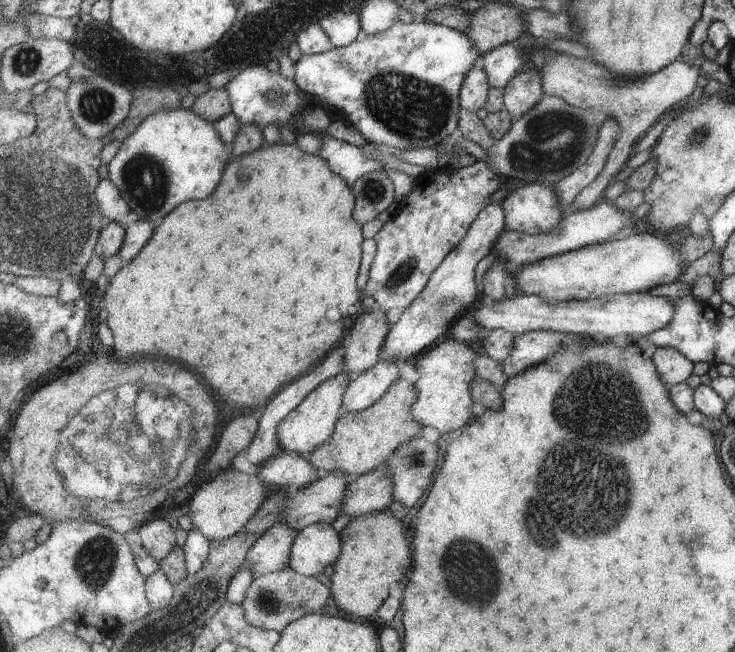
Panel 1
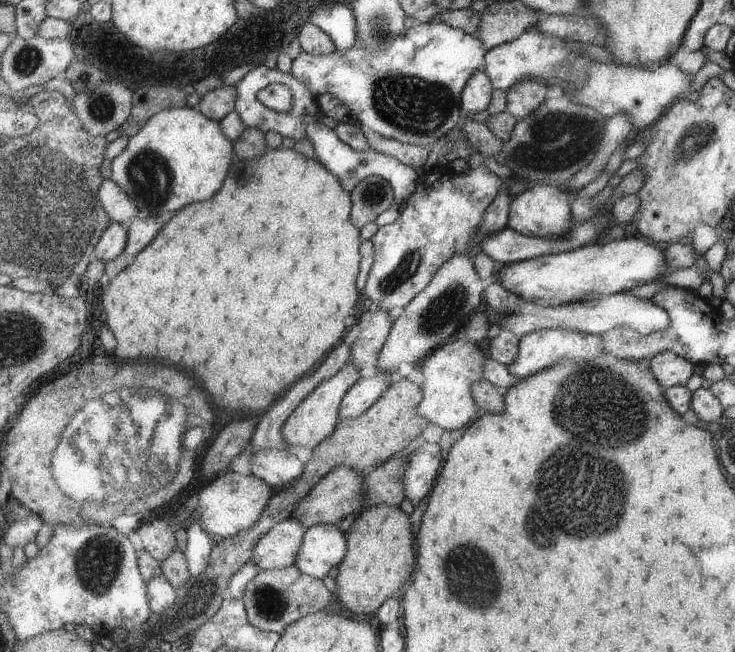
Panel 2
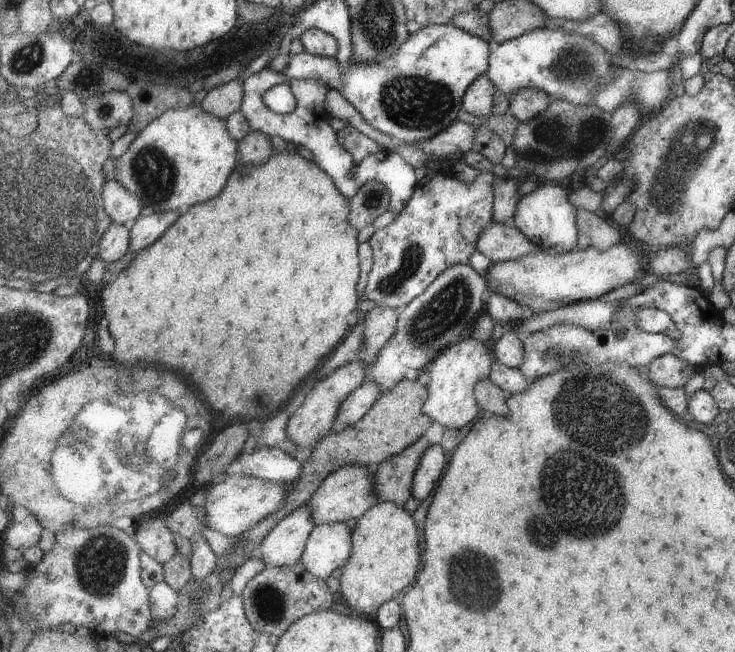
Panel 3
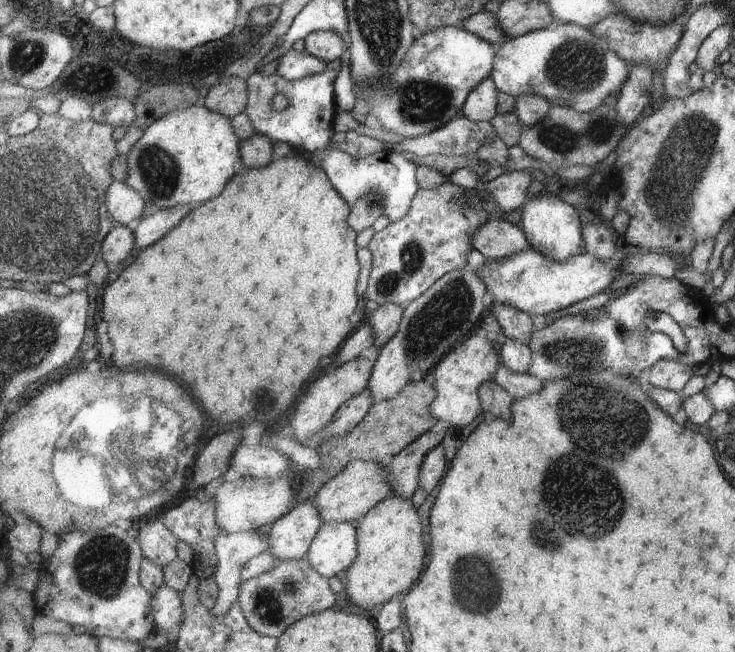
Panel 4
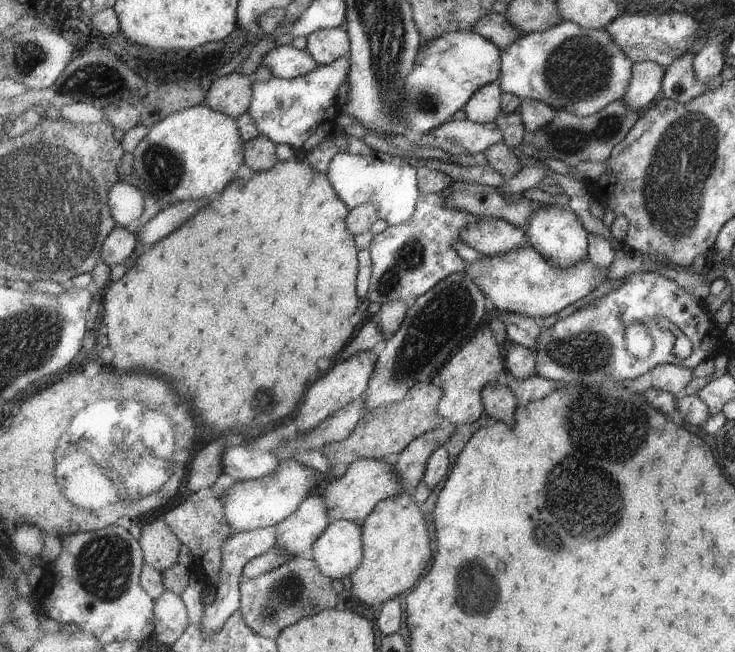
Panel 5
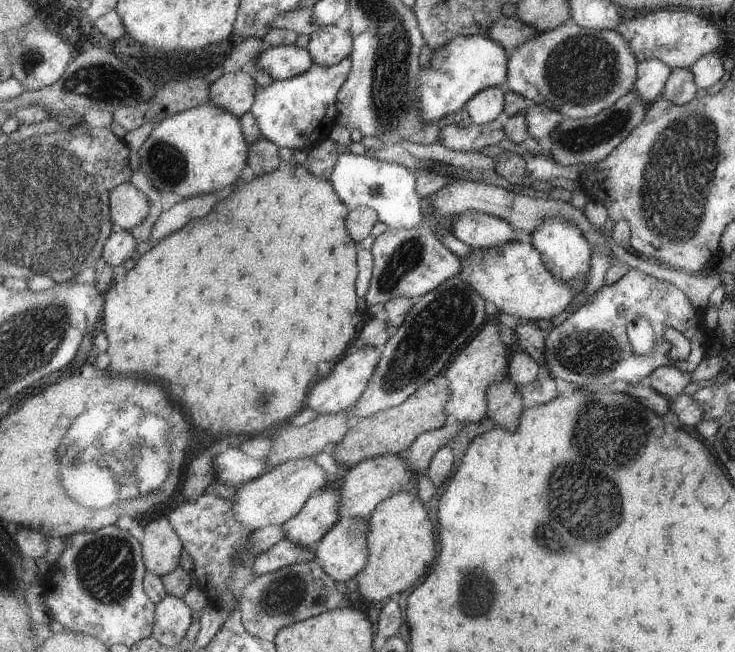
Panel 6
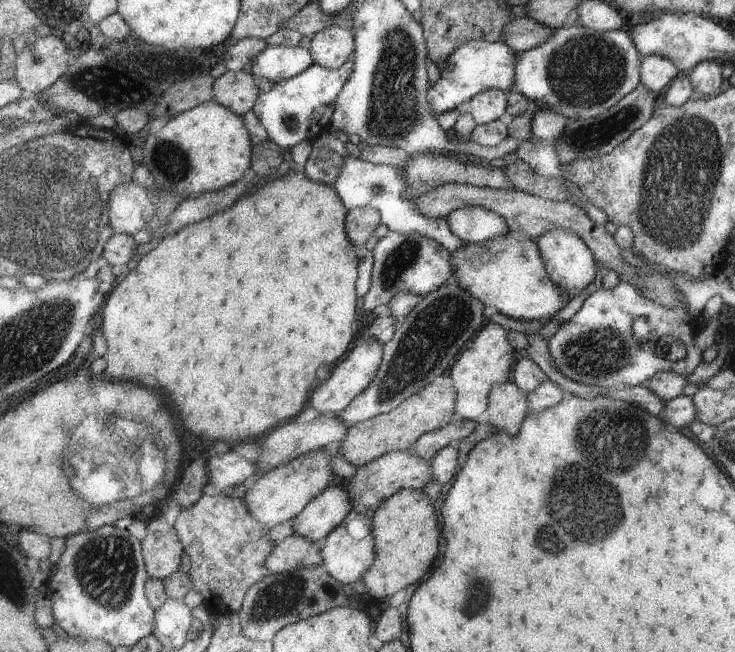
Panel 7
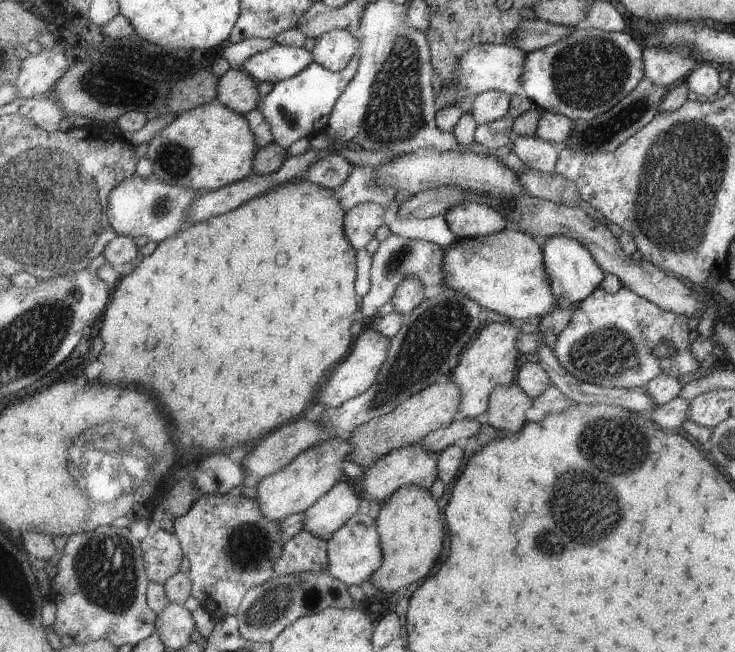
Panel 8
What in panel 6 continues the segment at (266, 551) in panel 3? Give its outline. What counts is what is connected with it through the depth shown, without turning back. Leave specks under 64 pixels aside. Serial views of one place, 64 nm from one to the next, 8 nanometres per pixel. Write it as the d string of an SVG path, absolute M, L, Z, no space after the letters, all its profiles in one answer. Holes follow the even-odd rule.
M323 489L321 494L314 495L307 501L307 504L303 506L303 510L297 516L294 516L282 526L285 528L286 538L289 538L291 542L295 542L301 548L314 550L318 542L321 542L327 536L327 533L337 526L339 520L341 520L341 514L339 514L339 492Z

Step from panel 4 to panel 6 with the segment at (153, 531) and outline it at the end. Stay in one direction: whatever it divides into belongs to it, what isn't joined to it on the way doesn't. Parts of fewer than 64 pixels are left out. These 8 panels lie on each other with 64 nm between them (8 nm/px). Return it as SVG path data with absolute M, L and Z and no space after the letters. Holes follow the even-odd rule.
M168 517L149 522L144 528L142 551L146 570L164 577L179 568L184 544Z

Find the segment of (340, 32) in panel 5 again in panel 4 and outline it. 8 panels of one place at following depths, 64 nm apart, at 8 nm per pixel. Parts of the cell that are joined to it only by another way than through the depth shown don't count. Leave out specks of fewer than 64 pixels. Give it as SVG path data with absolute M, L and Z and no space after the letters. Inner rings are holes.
M316 31L305 39L305 51L327 63L341 59L348 53L348 37L332 31Z

